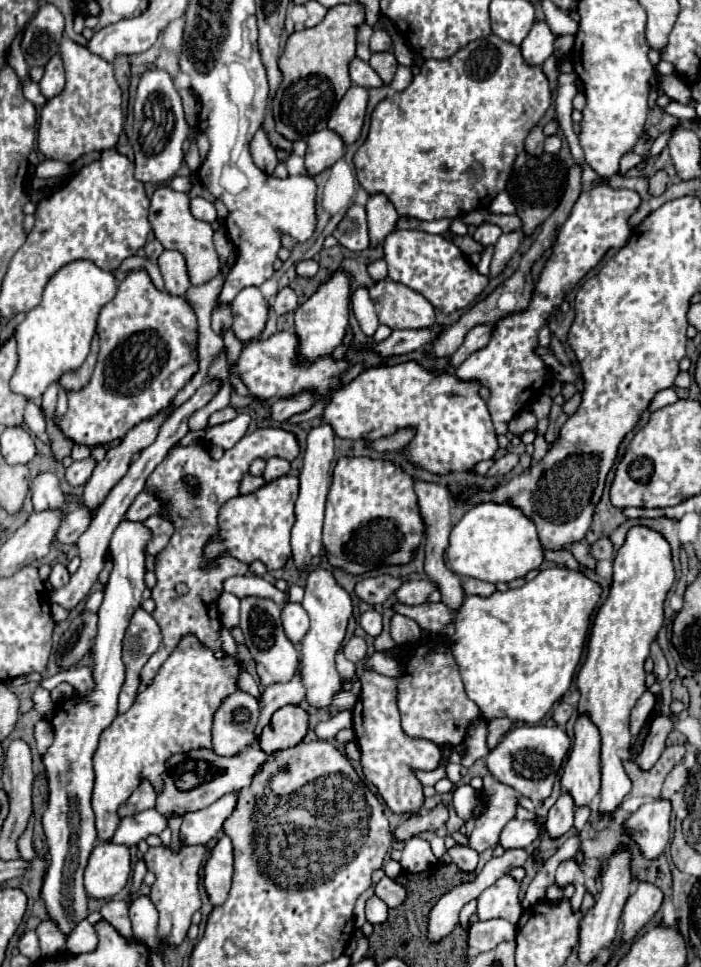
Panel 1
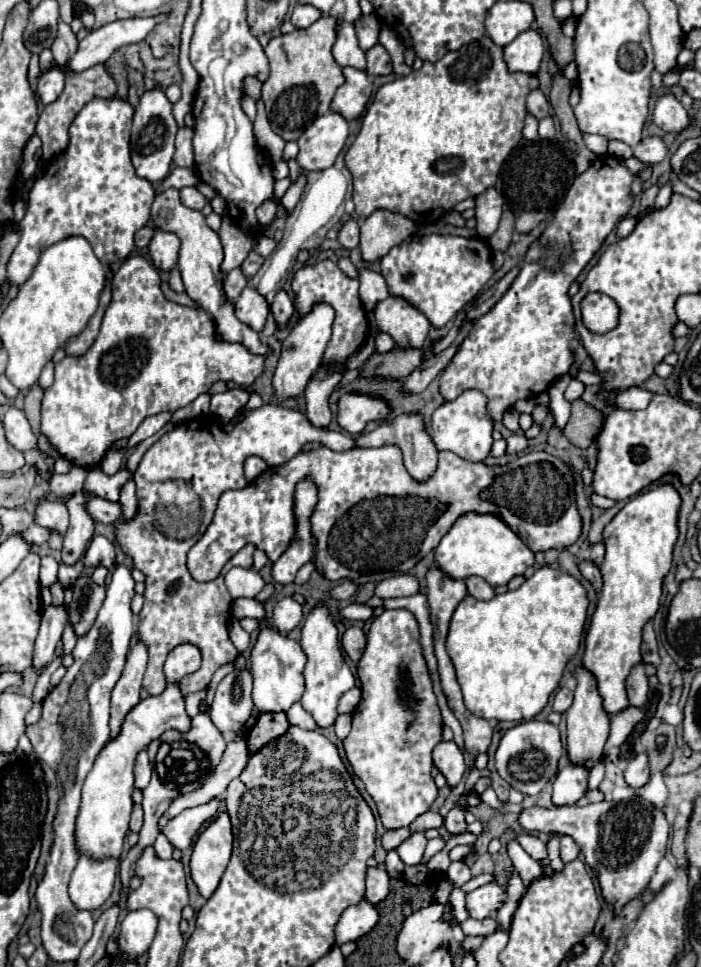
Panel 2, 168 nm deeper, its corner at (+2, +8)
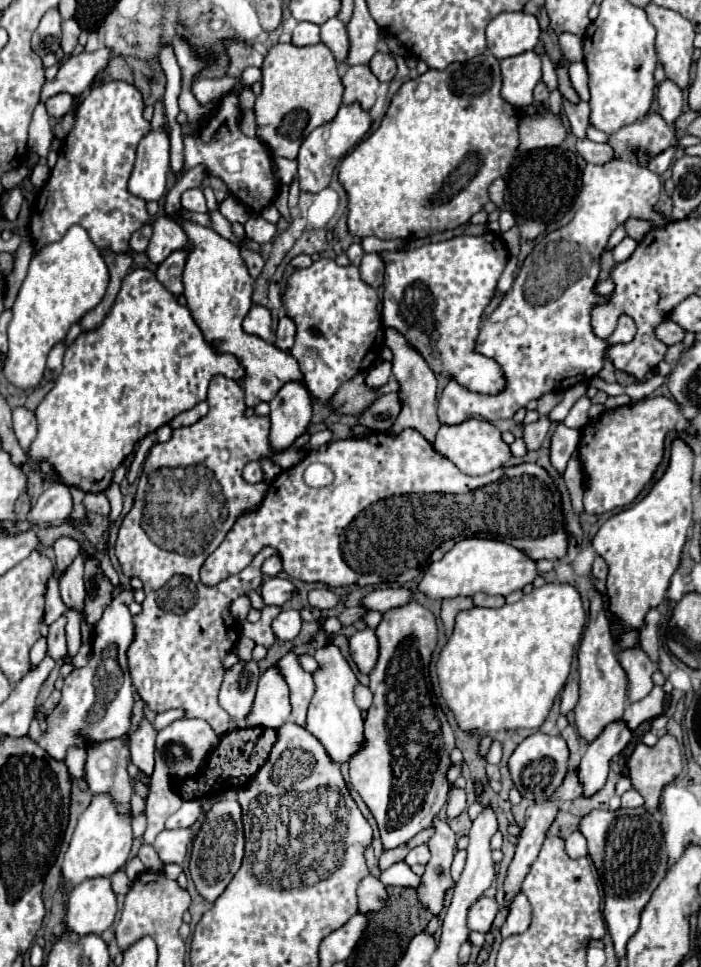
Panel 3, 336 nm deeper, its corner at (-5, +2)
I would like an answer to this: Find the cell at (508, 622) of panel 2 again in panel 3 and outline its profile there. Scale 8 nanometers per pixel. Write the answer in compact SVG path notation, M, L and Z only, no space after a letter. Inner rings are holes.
M546 583L540 589L532 589L518 603L504 605L500 609L472 607L458 613L454 631L442 647L436 663L442 697L454 713L458 727L468 735L490 735L518 727L540 727L568 679L576 645L582 639L584 623L586 617L580 593L566 583Z

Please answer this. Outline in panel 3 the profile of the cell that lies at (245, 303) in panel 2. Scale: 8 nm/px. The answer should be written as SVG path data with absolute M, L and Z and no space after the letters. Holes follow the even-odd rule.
M254 305L250 309L250 313L244 319L244 331L250 335L258 335L264 341L270 339L272 335L272 319L270 319L270 311L266 307Z

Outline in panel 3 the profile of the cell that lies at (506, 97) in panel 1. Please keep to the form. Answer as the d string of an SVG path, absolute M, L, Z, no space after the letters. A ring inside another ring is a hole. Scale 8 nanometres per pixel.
M484 51L482 55L478 55L478 57L474 57L474 59L466 61L466 63L452 63L444 71L428 69L418 79L406 81L398 89L398 93L392 97L390 109L384 115L380 127L366 141L362 141L352 153L348 153L344 157L344 161L340 163L338 181L340 181L340 185L344 187L344 191L348 195L348 233L352 237L358 237L358 239L370 237L370 235L378 237L378 239L410 239L410 235L422 239L422 237L426 237L430 233L456 229L456 227L464 225L464 223L468 223L470 217L474 213L478 213L488 203L488 187L490 187L490 183L508 171L508 165L514 159L514 151L518 147L518 115L520 115L520 111L514 109L510 103L502 101L500 87L502 87L500 61L490 51ZM420 83L428 83L430 85L430 97L428 99L416 99L416 87Z

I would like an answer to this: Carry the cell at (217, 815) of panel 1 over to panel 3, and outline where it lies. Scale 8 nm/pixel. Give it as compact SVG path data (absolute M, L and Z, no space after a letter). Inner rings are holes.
M174 829L174 831L162 831L156 841L152 843L152 847L156 849L158 857L162 863L176 863L182 865L190 845L192 845L194 833L192 829Z

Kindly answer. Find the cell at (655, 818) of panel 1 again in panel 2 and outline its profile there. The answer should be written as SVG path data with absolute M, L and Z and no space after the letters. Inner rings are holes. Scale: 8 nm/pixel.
M633 797L621 803L593 803L587 807L527 807L519 813L519 825L523 831L559 833L575 839L585 855L585 863L595 871L601 891L607 903L621 909L629 899L639 895L651 881L659 859L665 855L669 823L665 813L653 803Z

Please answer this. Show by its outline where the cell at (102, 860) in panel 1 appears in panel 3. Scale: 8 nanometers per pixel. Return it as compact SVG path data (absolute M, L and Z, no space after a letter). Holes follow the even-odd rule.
M108 877L84 881L68 893L68 911L64 925L78 937L102 935L116 915L116 895L112 893Z

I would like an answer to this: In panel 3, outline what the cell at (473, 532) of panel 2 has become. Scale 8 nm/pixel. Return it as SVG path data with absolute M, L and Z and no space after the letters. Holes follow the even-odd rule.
M472 537L458 541L458 545L454 545L440 561L432 563L426 569L422 581L418 583L418 591L422 591L428 599L440 601L452 597L472 597L480 591L486 595L508 595L532 583L536 575L536 563L530 561L522 551L514 549L512 545Z

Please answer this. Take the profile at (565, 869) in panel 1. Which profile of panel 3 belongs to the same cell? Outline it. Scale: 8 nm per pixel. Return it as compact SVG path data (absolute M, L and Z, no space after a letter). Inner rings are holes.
M574 831L572 835L568 835L568 839L566 839L566 853L572 859L588 855L588 851L586 851L586 839L584 839L584 835L580 831Z

